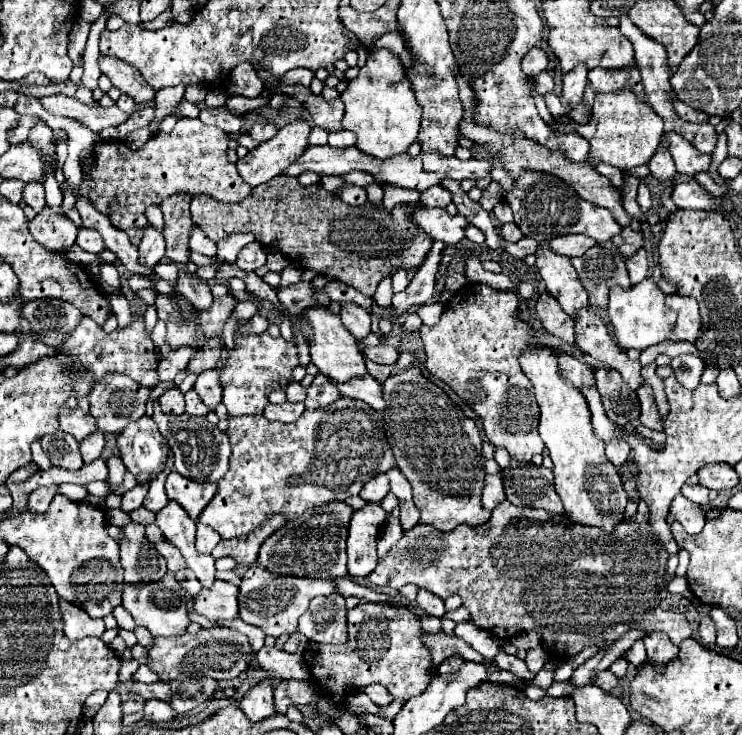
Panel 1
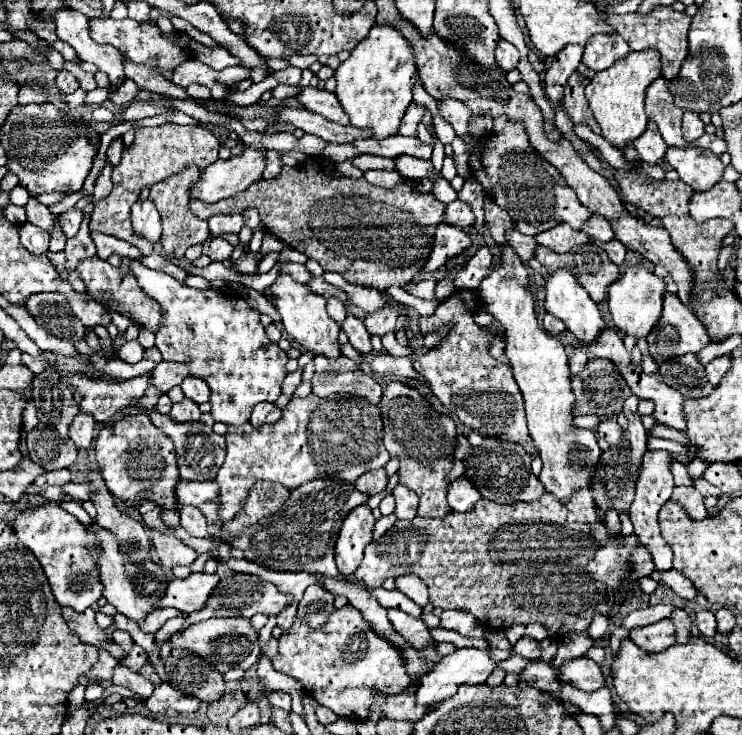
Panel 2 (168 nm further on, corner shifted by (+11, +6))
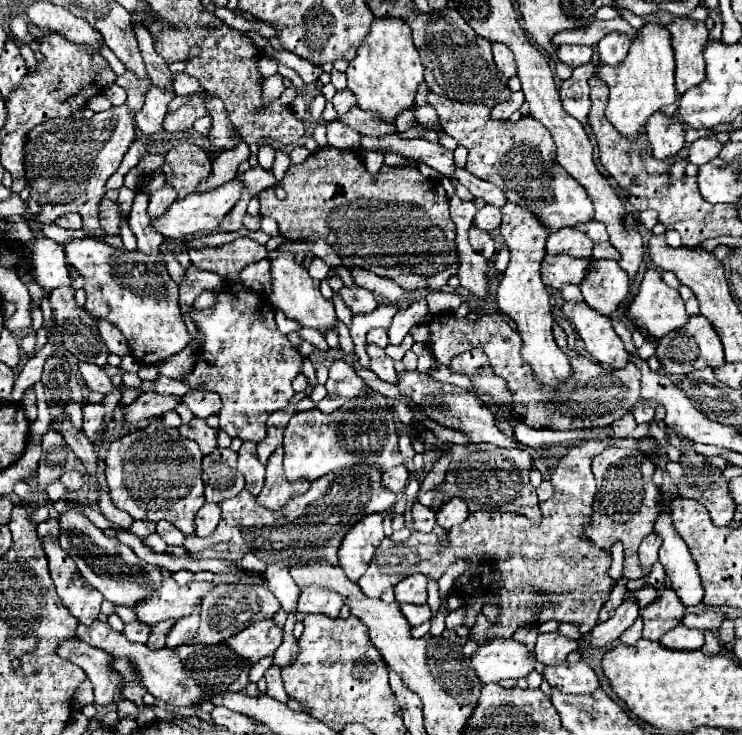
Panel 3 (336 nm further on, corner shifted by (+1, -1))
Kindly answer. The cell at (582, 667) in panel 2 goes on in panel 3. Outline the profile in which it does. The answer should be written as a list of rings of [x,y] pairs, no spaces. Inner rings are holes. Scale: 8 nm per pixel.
[[[584,660],[576,664],[562,662],[554,666],[546,666],[542,676],[550,682],[550,686],[566,694],[592,694],[598,688],[602,688],[596,672]]]

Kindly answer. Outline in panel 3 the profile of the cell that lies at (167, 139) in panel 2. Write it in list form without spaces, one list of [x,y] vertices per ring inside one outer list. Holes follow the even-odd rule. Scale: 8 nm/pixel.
[[[103,198],[100,203],[98,216],[100,216],[100,226],[102,226],[102,230],[104,230],[108,236],[118,236],[118,234],[120,234],[120,222],[124,220],[124,218],[122,218],[122,212],[120,212],[120,204],[108,198]]]

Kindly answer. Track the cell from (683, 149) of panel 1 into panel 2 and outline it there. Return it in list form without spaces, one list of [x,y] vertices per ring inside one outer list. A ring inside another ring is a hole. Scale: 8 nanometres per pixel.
[[[668,147],[666,161],[694,191],[712,189],[712,185],[720,183],[724,175],[724,163],[720,157],[700,147]]]

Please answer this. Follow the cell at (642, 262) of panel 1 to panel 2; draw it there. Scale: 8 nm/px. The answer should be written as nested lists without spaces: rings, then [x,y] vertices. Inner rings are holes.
[[[592,239],[598,247],[602,247],[606,253],[608,253],[608,257],[610,257],[610,261],[614,261],[616,265],[624,265],[624,255],[626,255],[626,247],[620,243],[620,241],[616,241],[616,239],[612,239],[612,241],[608,241],[608,243],[602,243],[602,241],[596,241],[596,239]]]

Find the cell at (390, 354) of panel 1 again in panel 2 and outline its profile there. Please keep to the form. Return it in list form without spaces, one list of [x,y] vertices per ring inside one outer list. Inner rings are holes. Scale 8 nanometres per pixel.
[[[382,351],[378,355],[374,355],[372,363],[372,375],[374,379],[382,385],[382,381],[392,381],[394,377],[408,377],[408,379],[418,379],[424,385],[428,385],[428,381],[424,381],[422,377],[418,377],[418,373],[412,367],[412,361],[408,357],[392,357],[390,353]]]

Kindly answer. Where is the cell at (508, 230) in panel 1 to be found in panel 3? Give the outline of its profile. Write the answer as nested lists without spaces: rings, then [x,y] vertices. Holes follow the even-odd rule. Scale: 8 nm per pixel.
[[[546,254],[542,260],[542,282],[548,288],[560,288],[564,282],[578,284],[588,268],[588,258],[572,258],[572,256],[552,256]]]

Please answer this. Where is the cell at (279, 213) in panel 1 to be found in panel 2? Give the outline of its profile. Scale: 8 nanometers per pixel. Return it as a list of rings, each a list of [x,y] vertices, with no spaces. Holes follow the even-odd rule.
[[[310,157],[310,159],[304,161],[302,165],[284,167],[282,173],[280,173],[278,177],[274,177],[274,179],[254,181],[244,193],[240,193],[240,195],[236,195],[236,197],[228,197],[228,199],[224,199],[224,201],[214,203],[214,205],[208,205],[208,203],[202,203],[202,201],[190,201],[190,209],[192,209],[192,213],[198,215],[200,219],[210,219],[210,217],[216,215],[216,213],[242,213],[246,207],[252,207],[252,205],[254,205],[254,207],[258,207],[260,217],[262,217],[262,221],[266,223],[266,229],[268,229],[274,237],[282,239],[288,247],[306,253],[310,259],[316,259],[326,271],[336,271],[336,273],[340,273],[340,275],[342,275],[348,283],[352,283],[352,285],[366,285],[366,287],[386,289],[386,287],[390,287],[390,285],[404,285],[404,283],[414,281],[414,279],[422,273],[424,261],[428,261],[428,253],[432,251],[432,237],[434,237],[436,225],[440,225],[440,223],[444,221],[444,203],[440,203],[432,193],[420,193],[420,189],[416,189],[416,181],[412,181],[412,179],[406,179],[404,183],[400,183],[400,185],[396,185],[396,187],[392,187],[392,189],[384,189],[384,187],[376,187],[376,185],[368,183],[364,177],[360,177],[360,179],[350,179],[350,177],[344,177],[342,173],[338,173],[338,177],[334,177],[334,175],[324,173],[322,169],[336,169],[336,165],[334,165],[330,159],[326,159],[326,157]]]

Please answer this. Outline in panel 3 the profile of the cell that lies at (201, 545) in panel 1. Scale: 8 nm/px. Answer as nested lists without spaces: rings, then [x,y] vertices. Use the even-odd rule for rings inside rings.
[[[206,502],[206,504],[198,510],[194,522],[196,522],[196,536],[202,536],[202,538],[204,538],[204,536],[210,536],[210,534],[216,530],[218,522],[220,522],[218,504],[208,504],[208,502]]]

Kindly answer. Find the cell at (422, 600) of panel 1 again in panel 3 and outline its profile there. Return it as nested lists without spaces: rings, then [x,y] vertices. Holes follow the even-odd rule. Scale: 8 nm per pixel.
[[[422,574],[408,576],[406,580],[402,580],[394,586],[396,600],[408,602],[408,604],[426,604],[426,598],[428,598],[426,584],[428,584],[428,578]]]

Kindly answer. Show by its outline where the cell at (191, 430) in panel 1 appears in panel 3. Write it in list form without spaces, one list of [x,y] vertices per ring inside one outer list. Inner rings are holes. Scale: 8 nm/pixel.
[[[216,448],[202,458],[202,480],[206,502],[220,502],[236,496],[244,488],[244,478],[236,470],[236,452]]]

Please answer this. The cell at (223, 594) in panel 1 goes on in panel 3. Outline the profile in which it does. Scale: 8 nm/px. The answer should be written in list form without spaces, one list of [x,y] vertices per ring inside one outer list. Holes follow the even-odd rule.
[[[164,578],[158,596],[136,608],[138,620],[152,626],[162,620],[178,620],[182,616],[190,616],[192,610],[204,600],[204,596],[214,590],[214,586],[214,582],[190,582],[180,586],[174,578]]]

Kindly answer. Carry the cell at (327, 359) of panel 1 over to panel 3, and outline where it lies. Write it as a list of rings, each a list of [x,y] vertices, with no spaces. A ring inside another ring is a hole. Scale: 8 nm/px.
[[[272,250],[272,252],[268,252],[268,258],[272,260],[272,266],[270,266],[270,270],[272,270],[272,294],[268,296],[272,308],[284,312],[288,318],[296,320],[302,326],[316,328],[322,334],[334,330],[338,324],[334,304],[332,304],[332,300],[326,300],[320,294],[318,280],[314,280],[302,264],[294,262],[294,254]]]

